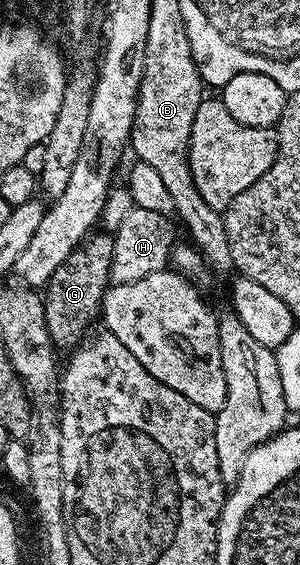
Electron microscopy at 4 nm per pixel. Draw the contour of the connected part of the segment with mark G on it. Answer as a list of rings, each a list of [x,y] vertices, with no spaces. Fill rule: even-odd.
[[[93,232],[62,260],[62,268],[50,276],[43,291],[44,319],[53,343],[57,347],[73,347],[89,333],[88,325],[97,321],[104,291],[110,285],[110,264],[114,254],[114,237],[108,232]]]

